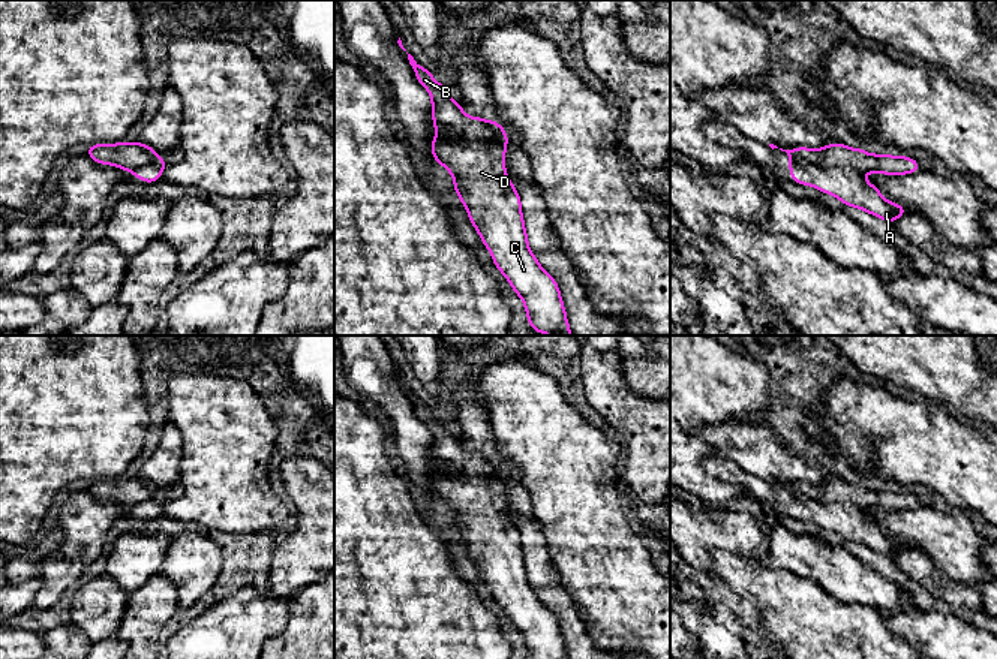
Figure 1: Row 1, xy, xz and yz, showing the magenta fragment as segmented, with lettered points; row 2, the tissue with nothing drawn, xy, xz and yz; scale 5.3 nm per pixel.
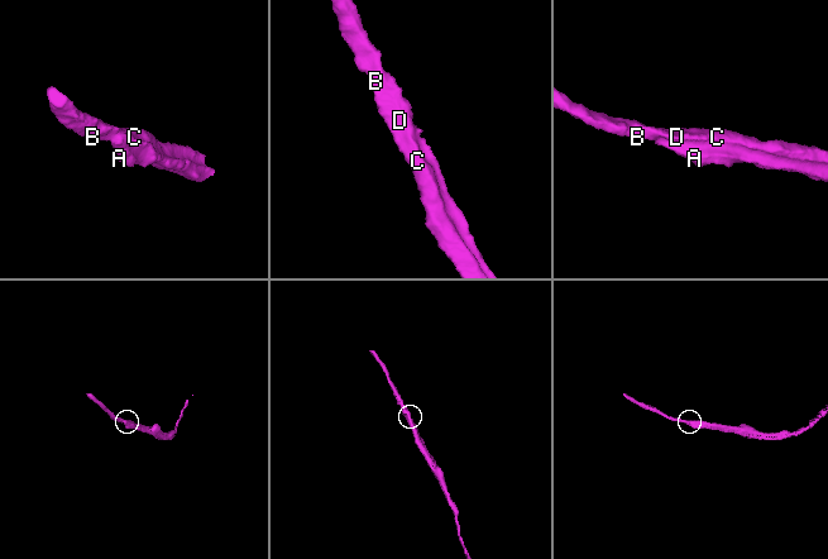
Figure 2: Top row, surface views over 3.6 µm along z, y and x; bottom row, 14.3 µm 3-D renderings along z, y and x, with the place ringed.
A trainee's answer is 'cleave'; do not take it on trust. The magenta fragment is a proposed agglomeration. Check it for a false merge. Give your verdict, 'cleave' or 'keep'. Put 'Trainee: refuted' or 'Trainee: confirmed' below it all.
cleave
Trainee: confirmed

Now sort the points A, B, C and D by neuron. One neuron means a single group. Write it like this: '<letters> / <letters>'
A / B C D

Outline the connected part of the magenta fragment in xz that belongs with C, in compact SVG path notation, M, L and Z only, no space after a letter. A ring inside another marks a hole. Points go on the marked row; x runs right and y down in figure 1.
M408 54L408 60L418 82L432 97L432 118L436 130L432 139L432 156L453 175L453 187L468 210L469 222L478 231L481 243L492 252L496 268L523 300L529 327L540 334L571 335L558 283L541 268L528 246L520 196L516 186L507 178L505 147L493 141L483 118L466 117L463 106L445 93L447 87L436 82L433 75L417 63L411 54ZM441 130L459 132L460 138L451 141L444 138L439 133Z

